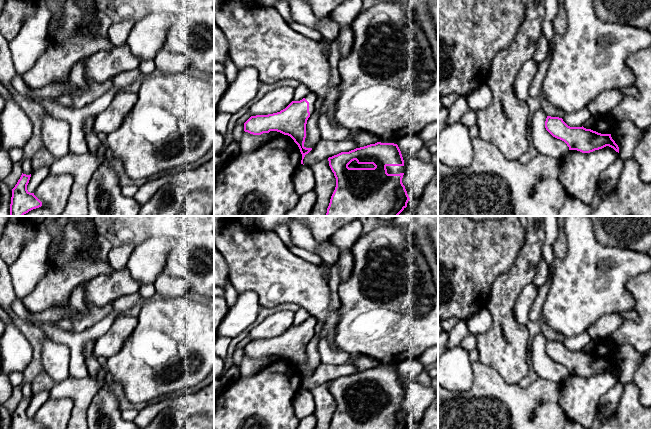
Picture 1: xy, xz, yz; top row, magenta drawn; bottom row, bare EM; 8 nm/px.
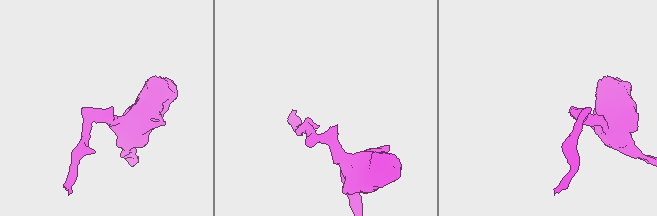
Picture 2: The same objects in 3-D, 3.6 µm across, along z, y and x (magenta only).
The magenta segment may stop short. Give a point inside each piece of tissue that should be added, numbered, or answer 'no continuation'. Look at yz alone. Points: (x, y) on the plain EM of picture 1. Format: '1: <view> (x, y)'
no continuation

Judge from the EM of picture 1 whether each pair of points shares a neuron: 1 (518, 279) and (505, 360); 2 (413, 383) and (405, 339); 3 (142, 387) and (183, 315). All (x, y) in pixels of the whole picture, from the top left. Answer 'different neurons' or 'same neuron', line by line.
1: same neuron
2: different neurons
3: same neuron

